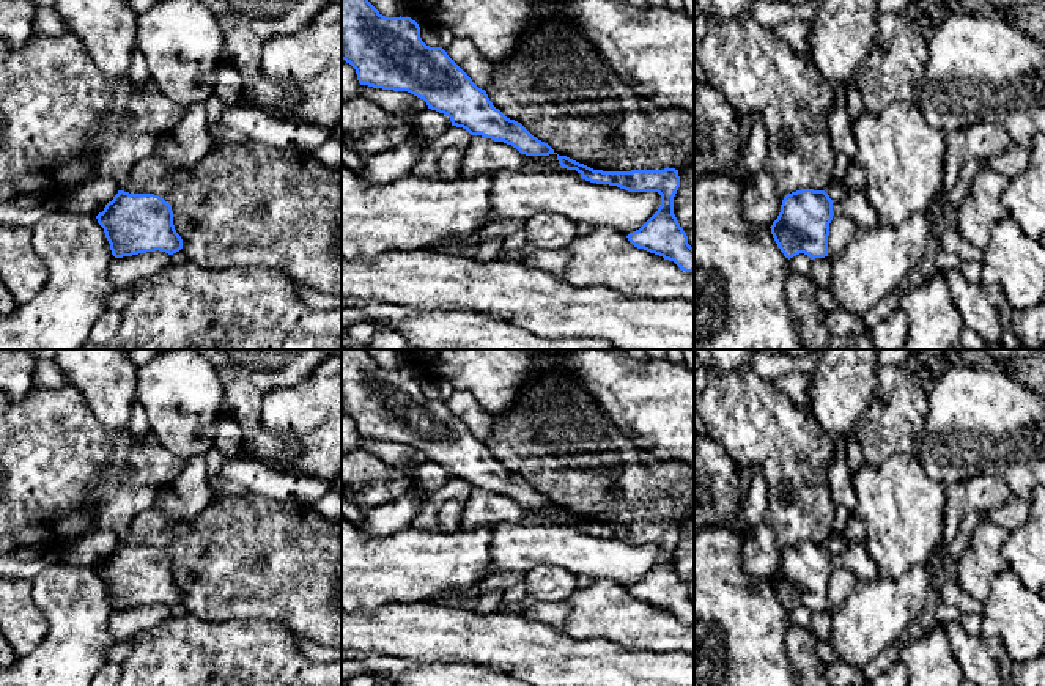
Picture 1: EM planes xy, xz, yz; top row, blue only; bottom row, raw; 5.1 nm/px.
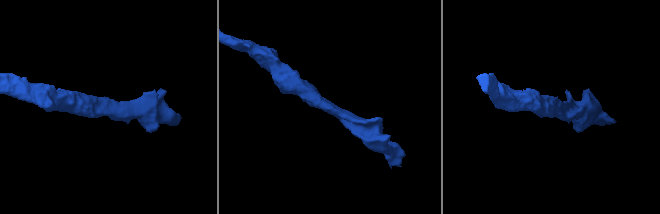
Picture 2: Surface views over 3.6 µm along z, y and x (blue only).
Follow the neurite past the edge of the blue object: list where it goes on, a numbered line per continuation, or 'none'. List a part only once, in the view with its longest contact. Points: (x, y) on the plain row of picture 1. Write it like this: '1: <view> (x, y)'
none

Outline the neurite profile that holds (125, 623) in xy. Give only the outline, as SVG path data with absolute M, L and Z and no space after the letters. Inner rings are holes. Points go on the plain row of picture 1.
M159 603L115 610L109 620L109 629L113 639L121 642L140 631L146 631L161 625L170 617L172 609Z

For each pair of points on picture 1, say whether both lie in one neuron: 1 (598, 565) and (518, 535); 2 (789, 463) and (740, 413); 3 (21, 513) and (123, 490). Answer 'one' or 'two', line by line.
1: one
2: one
3: one

